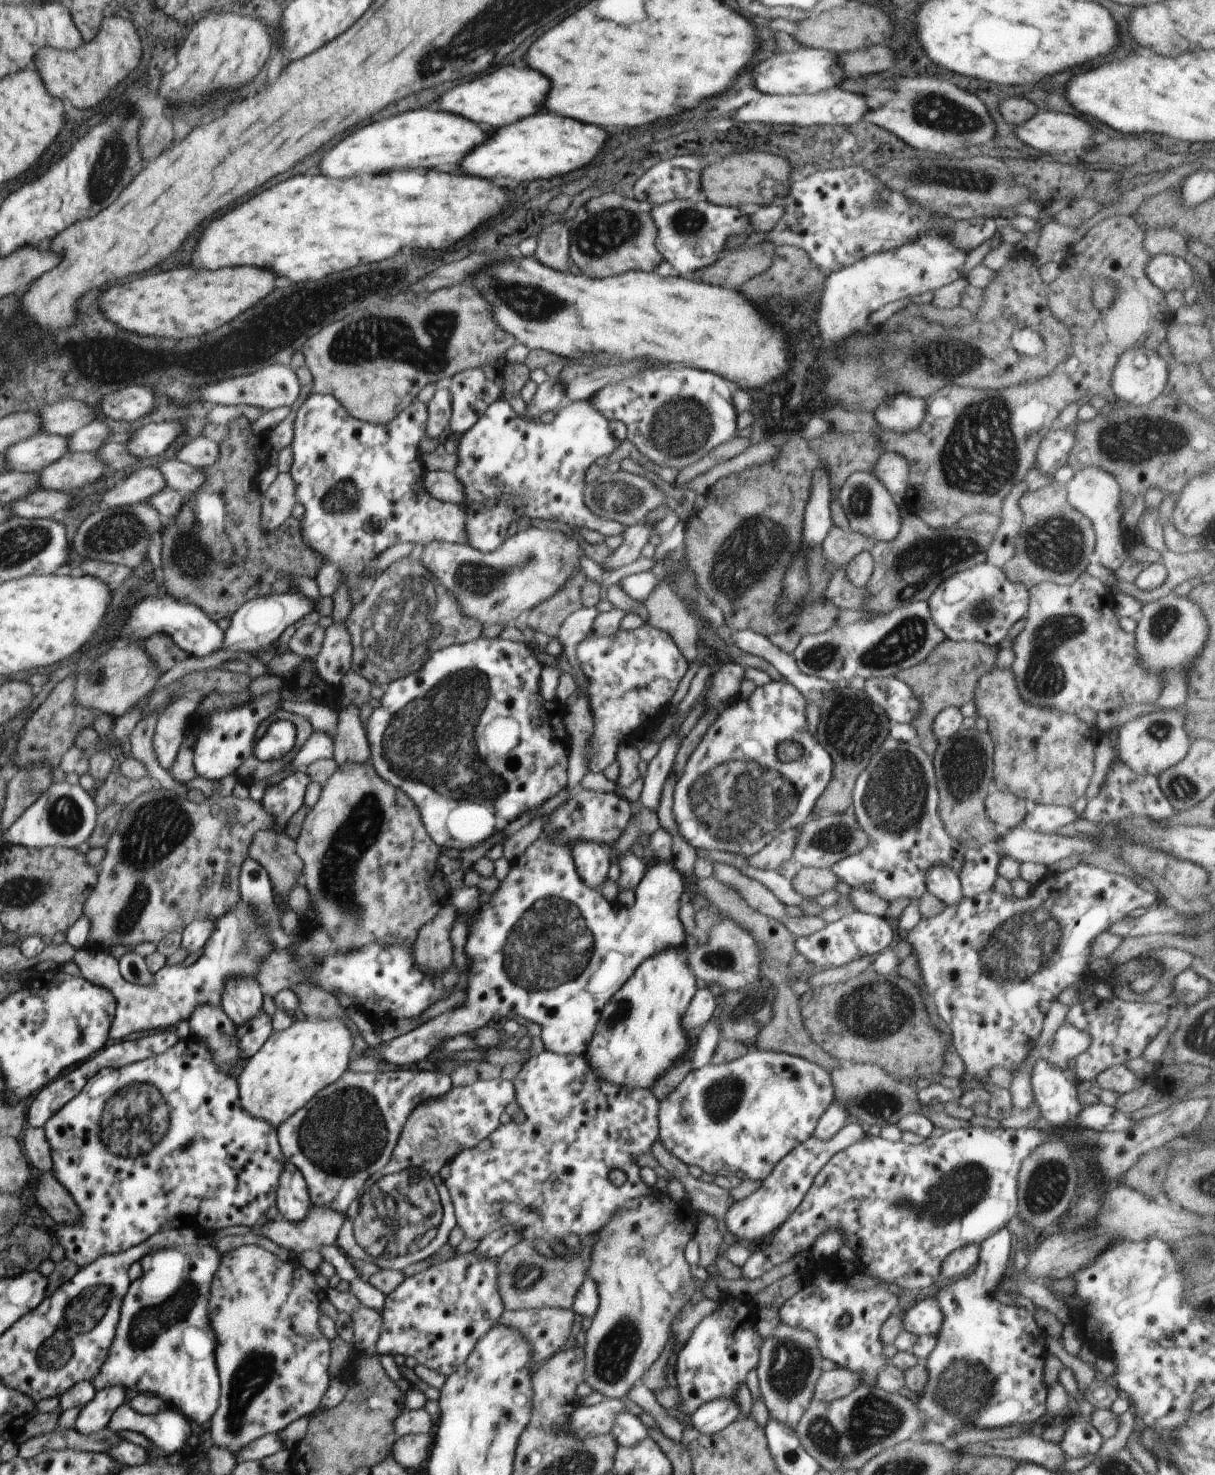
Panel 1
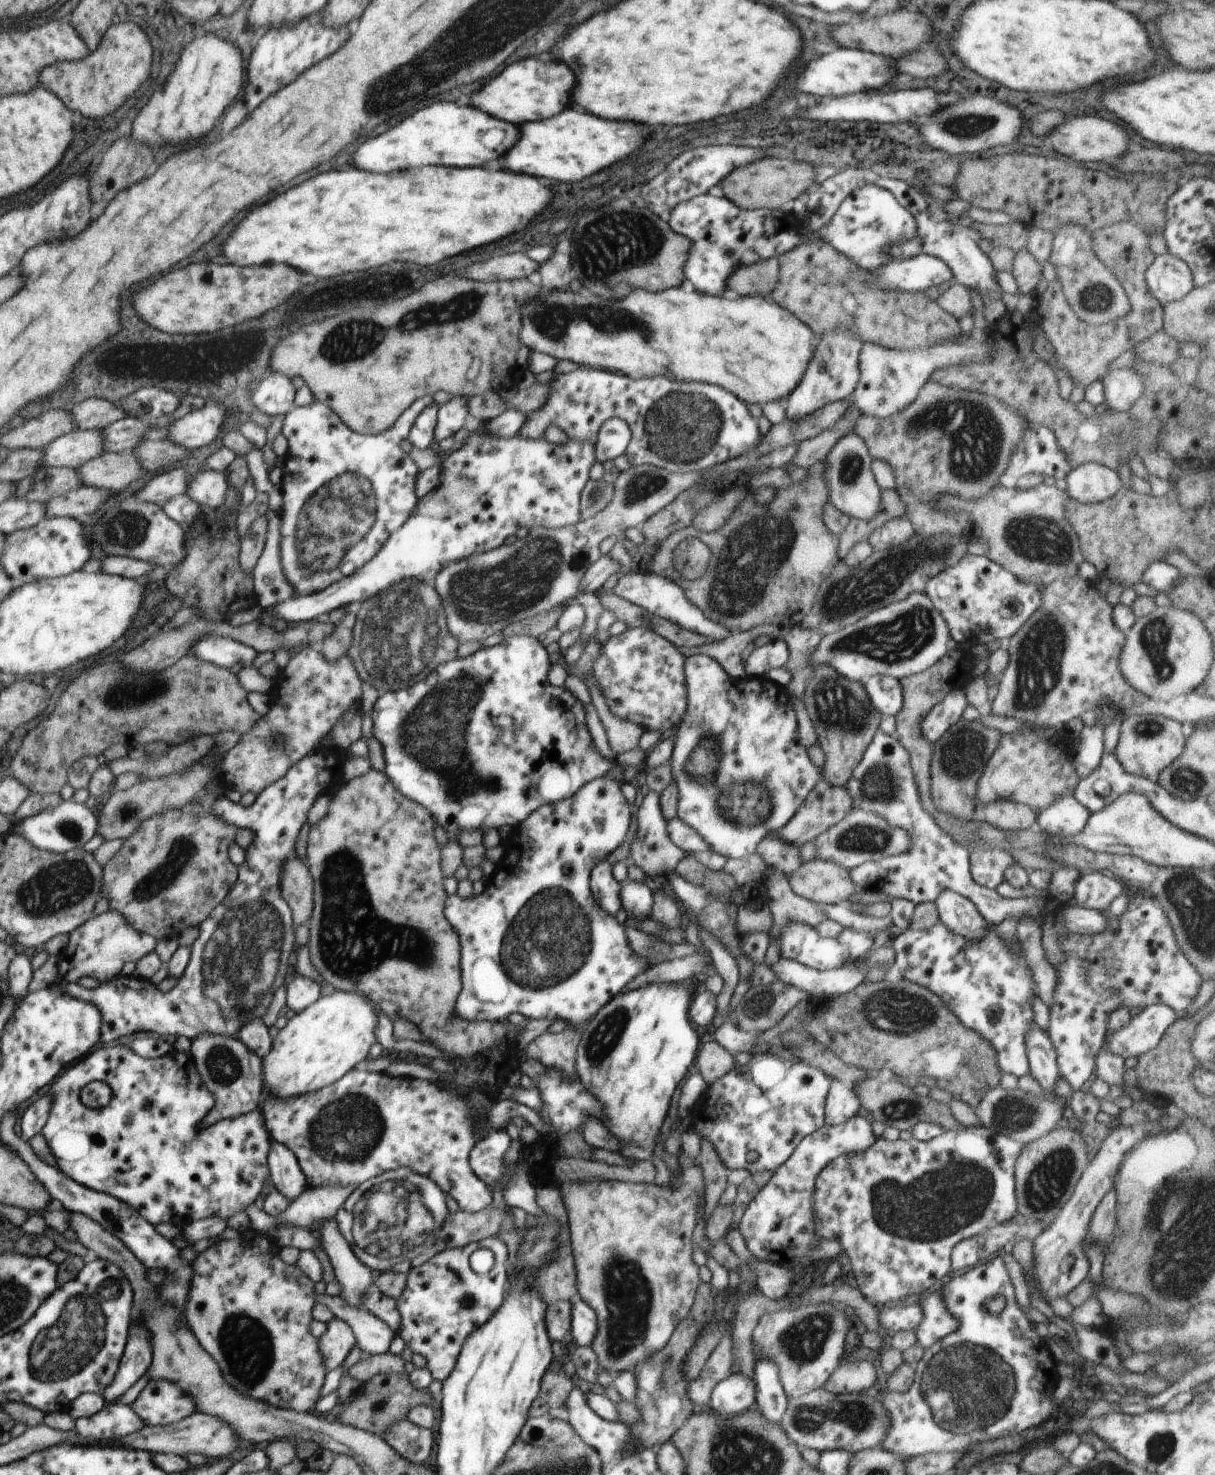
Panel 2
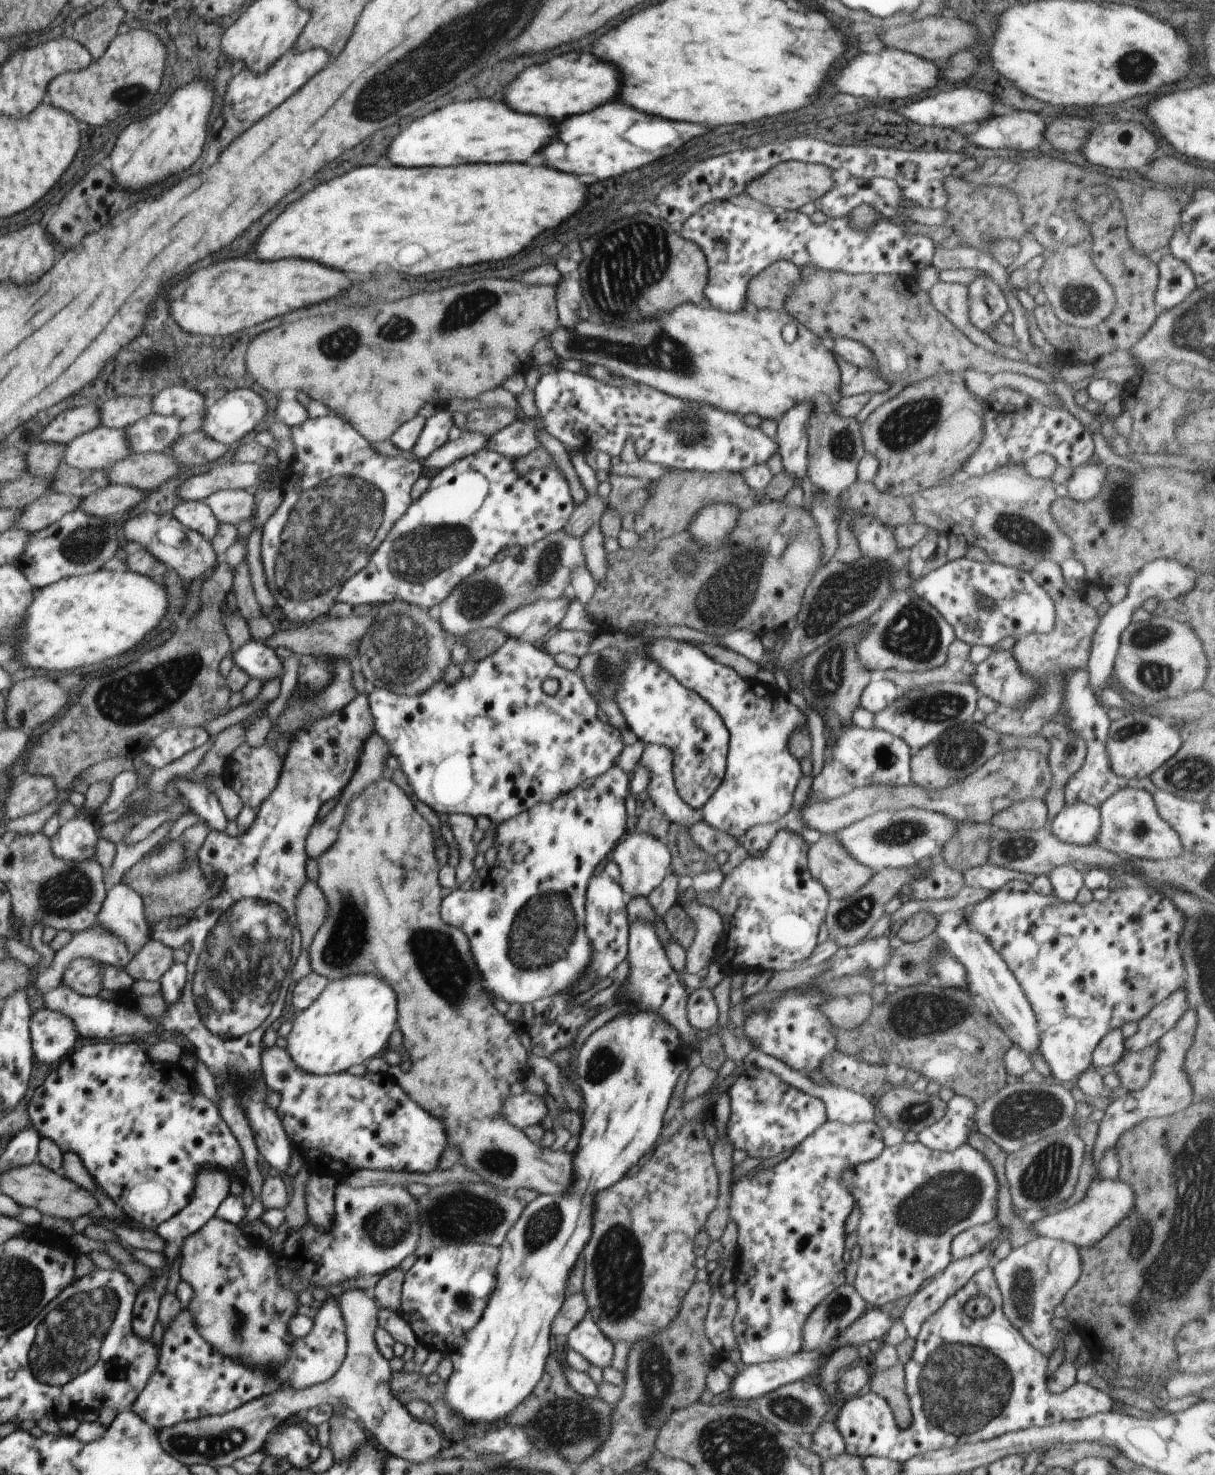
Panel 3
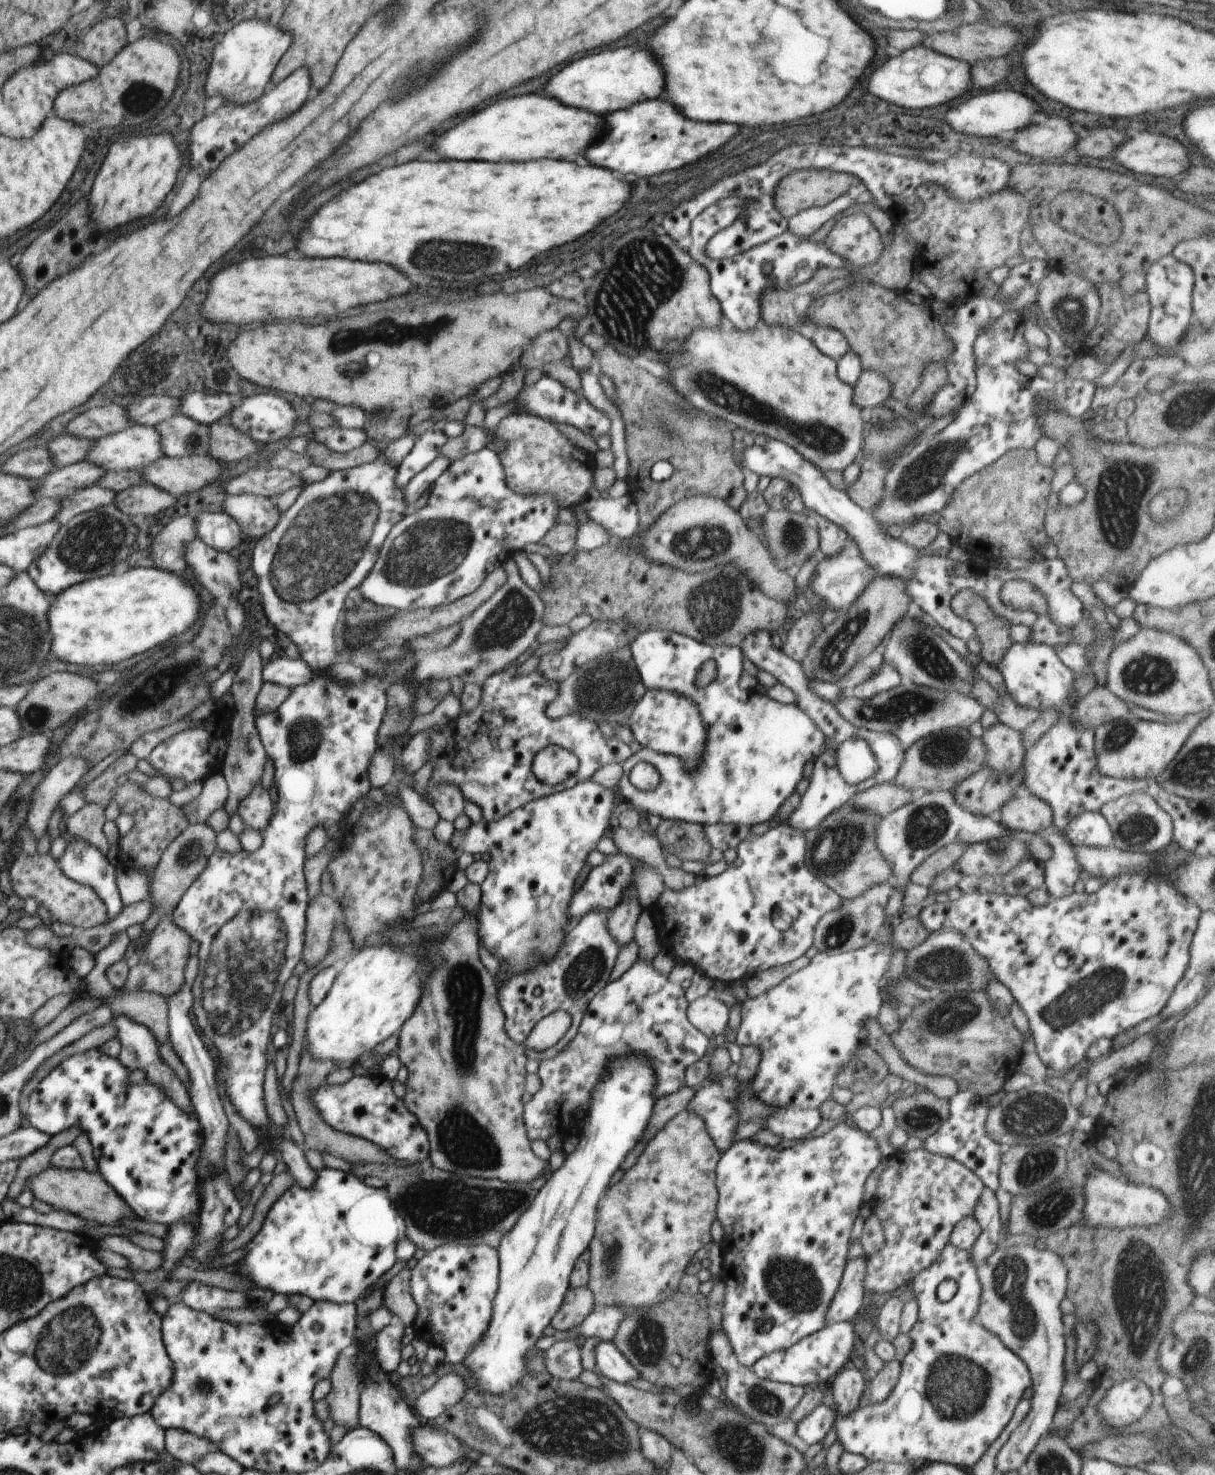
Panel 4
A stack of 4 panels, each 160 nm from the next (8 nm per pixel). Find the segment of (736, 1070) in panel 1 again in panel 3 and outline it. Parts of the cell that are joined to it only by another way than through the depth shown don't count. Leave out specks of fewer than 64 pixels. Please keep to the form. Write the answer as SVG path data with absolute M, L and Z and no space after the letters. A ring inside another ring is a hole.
M752 1068L744 1071L727 1091L730 1097L730 1119L727 1124L728 1142L734 1150L746 1152L748 1158L761 1157L762 1160L772 1159L784 1150L795 1149L810 1134L813 1134L822 1124L827 1122L826 1108L820 1098L802 1092L782 1082L771 1070L765 1068Z

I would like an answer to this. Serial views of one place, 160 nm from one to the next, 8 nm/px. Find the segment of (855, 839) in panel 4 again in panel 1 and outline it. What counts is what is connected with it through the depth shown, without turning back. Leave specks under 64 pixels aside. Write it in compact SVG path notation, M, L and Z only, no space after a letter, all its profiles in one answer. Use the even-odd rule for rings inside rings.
M802 867L792 878L791 886L800 896L814 897L835 890L838 881L838 876L832 869Z

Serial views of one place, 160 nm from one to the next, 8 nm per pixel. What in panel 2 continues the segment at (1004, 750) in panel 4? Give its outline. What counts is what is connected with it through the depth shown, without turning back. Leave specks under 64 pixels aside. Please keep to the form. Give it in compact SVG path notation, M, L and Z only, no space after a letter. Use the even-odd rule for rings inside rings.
M1080 576L1054 580L1044 587L1038 610L1006 642L1010 662L999 681L992 708L987 713L1009 716L1038 728L1060 729L1070 719L1081 717L1088 710L1096 710L1102 700L1110 700L1120 709L1148 702L1149 697L1137 692L1122 676L1120 654L1126 636L1124 631L1114 626L1112 612L1113 608L1106 598L1099 596L1095 582L1082 580Z

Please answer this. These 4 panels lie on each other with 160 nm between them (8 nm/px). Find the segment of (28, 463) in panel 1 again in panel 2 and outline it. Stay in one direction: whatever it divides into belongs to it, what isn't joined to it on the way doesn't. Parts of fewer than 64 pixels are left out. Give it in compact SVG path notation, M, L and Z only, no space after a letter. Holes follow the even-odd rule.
M78 429L53 440L44 450L46 467L78 469L106 452L105 438L101 430Z

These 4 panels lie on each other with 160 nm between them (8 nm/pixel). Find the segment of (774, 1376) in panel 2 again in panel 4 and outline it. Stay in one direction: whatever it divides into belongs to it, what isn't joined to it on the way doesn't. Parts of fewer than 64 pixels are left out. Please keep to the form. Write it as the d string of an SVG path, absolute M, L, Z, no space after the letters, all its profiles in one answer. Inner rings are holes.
M851 1123L836 1124L837 1126L821 1137L808 1138L806 1142L776 1150L770 1146L754 1144L750 1138L735 1142L731 1148L722 1152L716 1170L716 1189L718 1190L717 1220L723 1227L722 1246L722 1271L720 1278L726 1286L724 1304L721 1312L721 1326L730 1340L730 1346L738 1358L738 1363L746 1366L758 1362L760 1358L774 1352L788 1350L802 1340L802 1338L823 1330L828 1324L827 1311L838 1291L846 1264L850 1245L852 1229L856 1218L859 1216L864 1184L870 1174L881 1162L881 1151L877 1143L869 1136L866 1130L857 1128Z

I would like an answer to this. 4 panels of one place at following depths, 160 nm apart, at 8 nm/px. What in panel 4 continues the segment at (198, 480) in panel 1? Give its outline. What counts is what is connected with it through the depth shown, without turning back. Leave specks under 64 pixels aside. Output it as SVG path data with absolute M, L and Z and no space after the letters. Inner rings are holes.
M228 495L223 503L224 513L239 522L248 538L268 534L278 523L281 510L274 499L262 495Z

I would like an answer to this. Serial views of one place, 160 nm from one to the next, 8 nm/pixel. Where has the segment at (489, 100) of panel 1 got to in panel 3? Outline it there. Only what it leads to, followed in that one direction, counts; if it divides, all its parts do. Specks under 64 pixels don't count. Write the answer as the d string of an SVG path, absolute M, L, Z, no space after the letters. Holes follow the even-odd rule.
M570 52L558 58L552 58L546 64L526 68L508 88L506 102L510 108L526 114L538 116L554 116L556 122L562 122L566 116L590 112L606 102L612 102L620 92L620 72L594 58L590 52ZM540 68L540 70L538 70Z

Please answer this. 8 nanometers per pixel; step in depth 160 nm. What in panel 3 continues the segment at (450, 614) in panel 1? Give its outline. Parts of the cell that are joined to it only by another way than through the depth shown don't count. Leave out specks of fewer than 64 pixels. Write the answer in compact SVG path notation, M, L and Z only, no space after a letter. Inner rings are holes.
M392 600L376 604L370 615L374 624L362 636L356 654L361 674L370 687L414 696L422 694L422 690L428 690L445 676L446 668L452 662L452 647L441 623L430 616L428 608Z

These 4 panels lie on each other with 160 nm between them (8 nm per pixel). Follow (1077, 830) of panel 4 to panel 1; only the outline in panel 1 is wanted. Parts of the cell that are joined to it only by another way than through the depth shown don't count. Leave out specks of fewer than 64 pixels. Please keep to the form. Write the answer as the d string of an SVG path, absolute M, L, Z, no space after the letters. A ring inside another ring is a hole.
M1038 805L1032 812L1025 813L1021 826L1043 834L1056 835L1056 832L1078 820L1073 808L1063 805Z

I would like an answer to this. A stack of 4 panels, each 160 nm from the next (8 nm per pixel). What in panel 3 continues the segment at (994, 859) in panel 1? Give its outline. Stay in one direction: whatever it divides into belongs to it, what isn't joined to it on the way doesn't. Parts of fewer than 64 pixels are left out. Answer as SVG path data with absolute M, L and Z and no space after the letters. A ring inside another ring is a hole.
M989 863L976 868L970 867L963 874L966 887L986 888L986 890L990 890L993 893L1003 888L1010 880L1020 880L1031 885L1034 878L1032 874L1015 872L1004 868L1004 866Z

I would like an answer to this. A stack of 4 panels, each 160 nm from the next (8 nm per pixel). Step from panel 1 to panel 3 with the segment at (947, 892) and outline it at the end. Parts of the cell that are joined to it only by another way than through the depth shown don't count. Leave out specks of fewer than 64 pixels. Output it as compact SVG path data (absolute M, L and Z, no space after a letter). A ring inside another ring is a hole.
M964 909L944 912L940 916L936 926L940 940L944 942L954 958L958 962L962 962L962 966L966 968L969 993L978 999L983 1008L988 1010L988 1016L1004 1030L1013 1043L1014 1049L1026 1052L1029 1057L1040 1054L1040 1030L1038 1030L1036 1014L1034 1014L1028 998L1024 995L1024 990L1020 987L1018 980L1014 978L1014 974L1010 972L1010 968L1002 956L992 948L986 934L982 934L980 930L976 932L968 924L968 920L966 920L968 916Z

